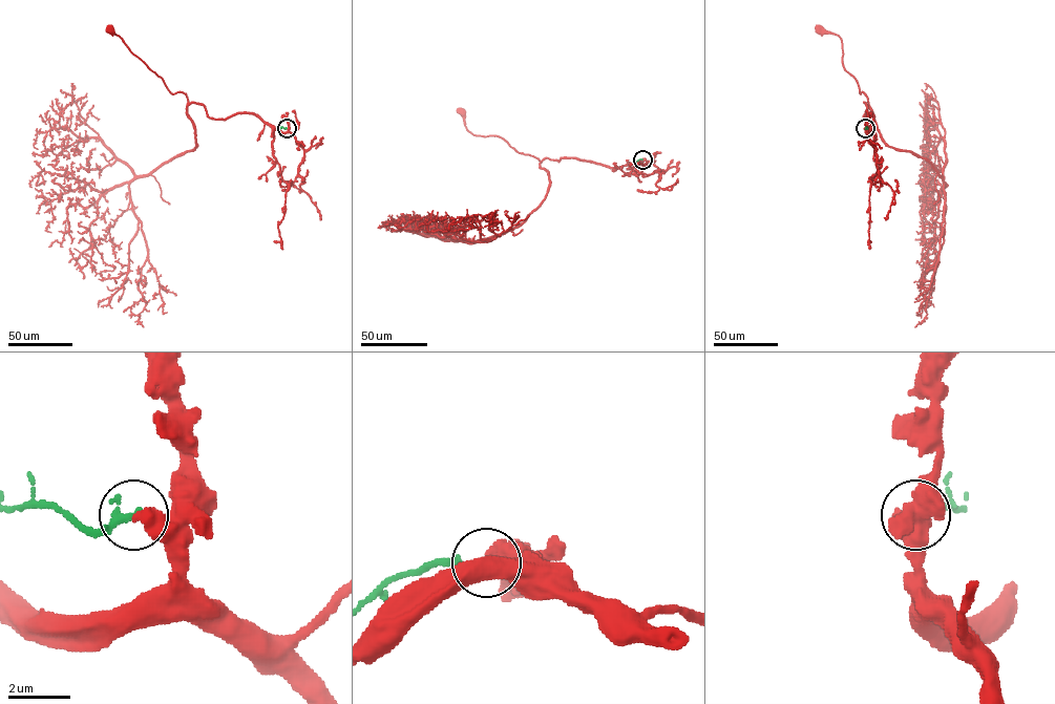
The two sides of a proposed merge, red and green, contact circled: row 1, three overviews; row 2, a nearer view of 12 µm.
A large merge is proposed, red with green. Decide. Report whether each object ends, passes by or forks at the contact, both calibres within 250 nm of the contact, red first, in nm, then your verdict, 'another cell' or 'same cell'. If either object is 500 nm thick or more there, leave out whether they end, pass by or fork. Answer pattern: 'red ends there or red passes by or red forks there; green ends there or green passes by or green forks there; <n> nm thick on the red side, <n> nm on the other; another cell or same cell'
red ends there; green ends there; 480 nm thick on the red side, 260 nm on the other; another cell

